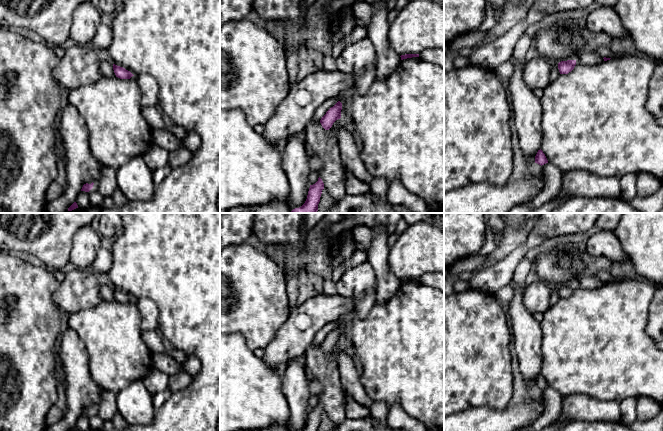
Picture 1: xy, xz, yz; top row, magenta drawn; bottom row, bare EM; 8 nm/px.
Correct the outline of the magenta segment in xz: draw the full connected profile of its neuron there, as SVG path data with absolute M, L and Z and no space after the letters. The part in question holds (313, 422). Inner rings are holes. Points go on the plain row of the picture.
M319 401L318 405L315 408L310 409L307 423L301 431L318 431L323 413L324 407Z

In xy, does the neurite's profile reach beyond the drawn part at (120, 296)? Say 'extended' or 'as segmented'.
as segmented

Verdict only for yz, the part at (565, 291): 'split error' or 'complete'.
complete

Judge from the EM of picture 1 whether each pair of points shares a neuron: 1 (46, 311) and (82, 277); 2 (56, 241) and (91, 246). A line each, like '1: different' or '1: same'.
1: different
2: different

